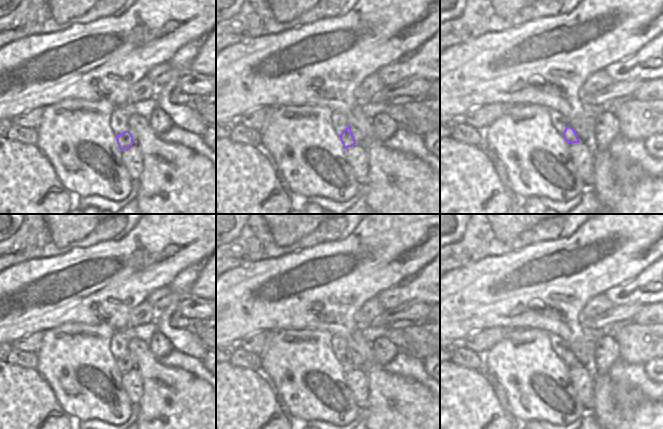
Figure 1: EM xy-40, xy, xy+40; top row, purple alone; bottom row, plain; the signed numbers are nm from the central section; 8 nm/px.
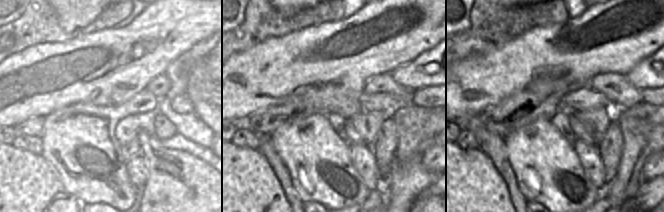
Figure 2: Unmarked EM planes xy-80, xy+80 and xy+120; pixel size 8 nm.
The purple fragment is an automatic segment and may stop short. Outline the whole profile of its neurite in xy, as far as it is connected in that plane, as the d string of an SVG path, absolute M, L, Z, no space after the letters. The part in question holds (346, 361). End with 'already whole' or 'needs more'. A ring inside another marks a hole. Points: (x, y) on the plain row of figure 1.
M348 349L347 352L343 354L339 362L343 368L344 373L352 371L355 368L363 370L363 360L359 355L352 352L350 349Z; needs more

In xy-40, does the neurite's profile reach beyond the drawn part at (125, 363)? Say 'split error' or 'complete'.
complete

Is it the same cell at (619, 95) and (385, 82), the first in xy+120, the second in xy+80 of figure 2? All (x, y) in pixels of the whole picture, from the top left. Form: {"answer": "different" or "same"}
{"answer": "same"}

